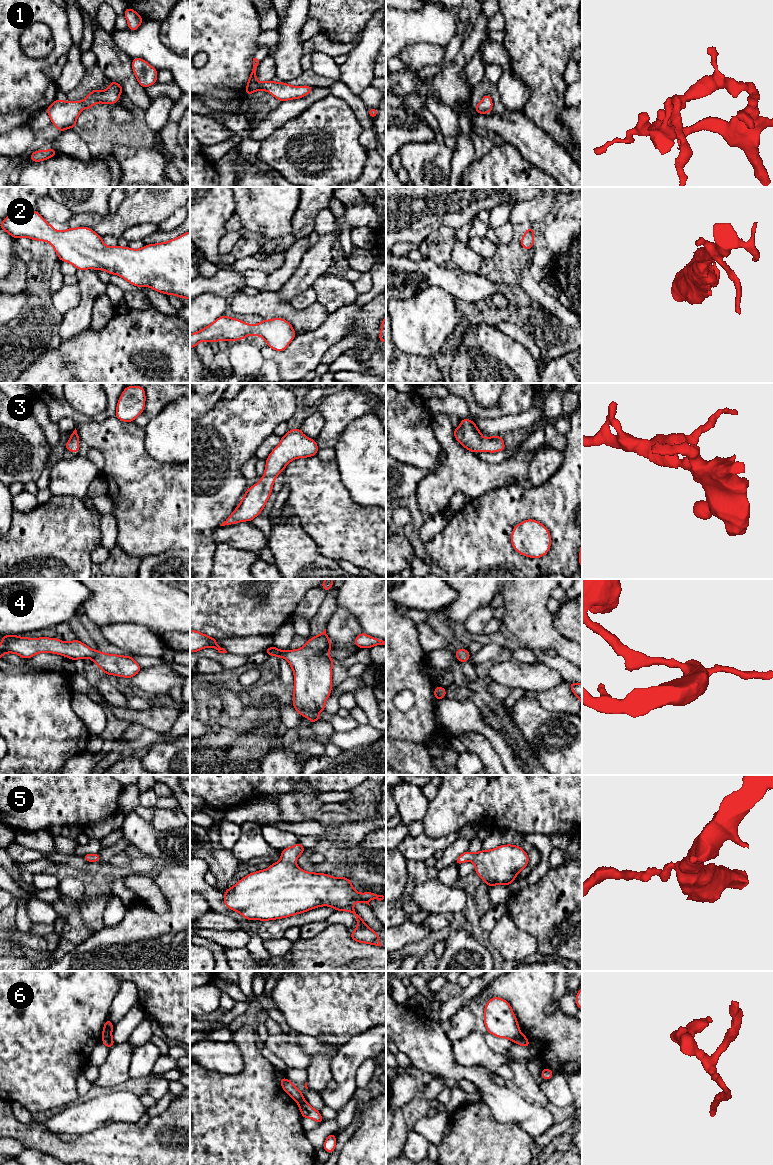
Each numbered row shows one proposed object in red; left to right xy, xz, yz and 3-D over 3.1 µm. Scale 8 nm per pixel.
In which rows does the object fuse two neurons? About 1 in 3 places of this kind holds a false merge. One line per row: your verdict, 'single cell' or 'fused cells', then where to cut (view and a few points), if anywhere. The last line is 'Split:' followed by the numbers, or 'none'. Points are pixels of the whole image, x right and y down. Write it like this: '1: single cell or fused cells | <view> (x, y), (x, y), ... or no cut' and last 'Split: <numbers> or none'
1: single cell | no cut
2: single cell | no cut
3: single cell | no cut
4: single cell | no cut
5: single cell | no cut
6: fused cells | xy (111, 1031), (102, 1039)
Split: 6

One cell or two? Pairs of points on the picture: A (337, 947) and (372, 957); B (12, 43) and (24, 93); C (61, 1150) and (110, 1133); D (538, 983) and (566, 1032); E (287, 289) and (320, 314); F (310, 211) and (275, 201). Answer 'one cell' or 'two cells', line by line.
A: one cell
B: one cell
C: one cell
D: one cell
E: two cells
F: two cells

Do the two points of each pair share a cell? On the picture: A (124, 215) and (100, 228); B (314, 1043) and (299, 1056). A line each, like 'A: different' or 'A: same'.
A: same
B: different

